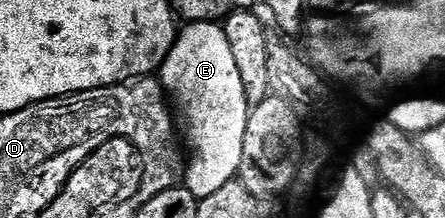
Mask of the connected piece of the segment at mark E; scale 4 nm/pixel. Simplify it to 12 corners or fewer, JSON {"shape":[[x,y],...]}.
{"shape":[[187,23],[157,78],[183,110],[185,186],[238,176],[249,108],[222,26]]}

